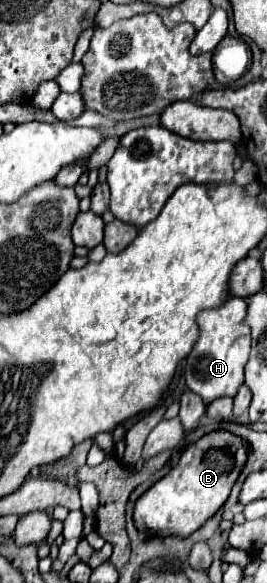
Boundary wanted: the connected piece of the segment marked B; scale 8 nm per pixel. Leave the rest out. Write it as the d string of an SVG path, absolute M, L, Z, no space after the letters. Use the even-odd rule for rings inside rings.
M216 430L190 444L178 464L160 478L146 494L142 494L134 508L134 526L152 536L178 536L188 538L204 526L228 500L246 464L246 444L242 438L228 430Z

